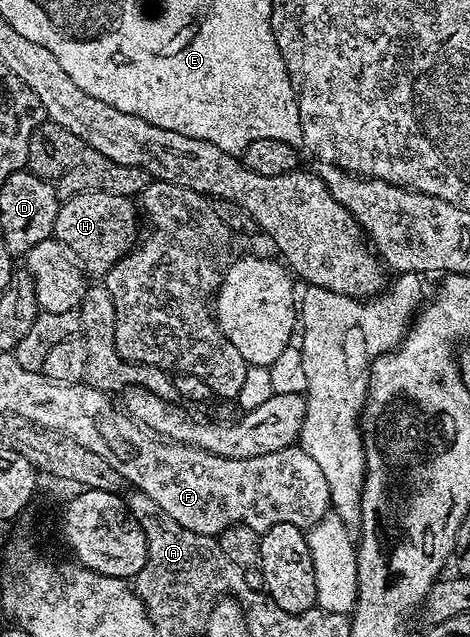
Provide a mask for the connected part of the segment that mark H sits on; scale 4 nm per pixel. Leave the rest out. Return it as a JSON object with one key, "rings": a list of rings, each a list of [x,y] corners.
{"rings":[[[83,192],[61,203],[52,227],[55,239],[68,249],[73,261],[89,277],[111,273],[112,267],[137,243],[138,208],[129,197],[105,192]]]}

